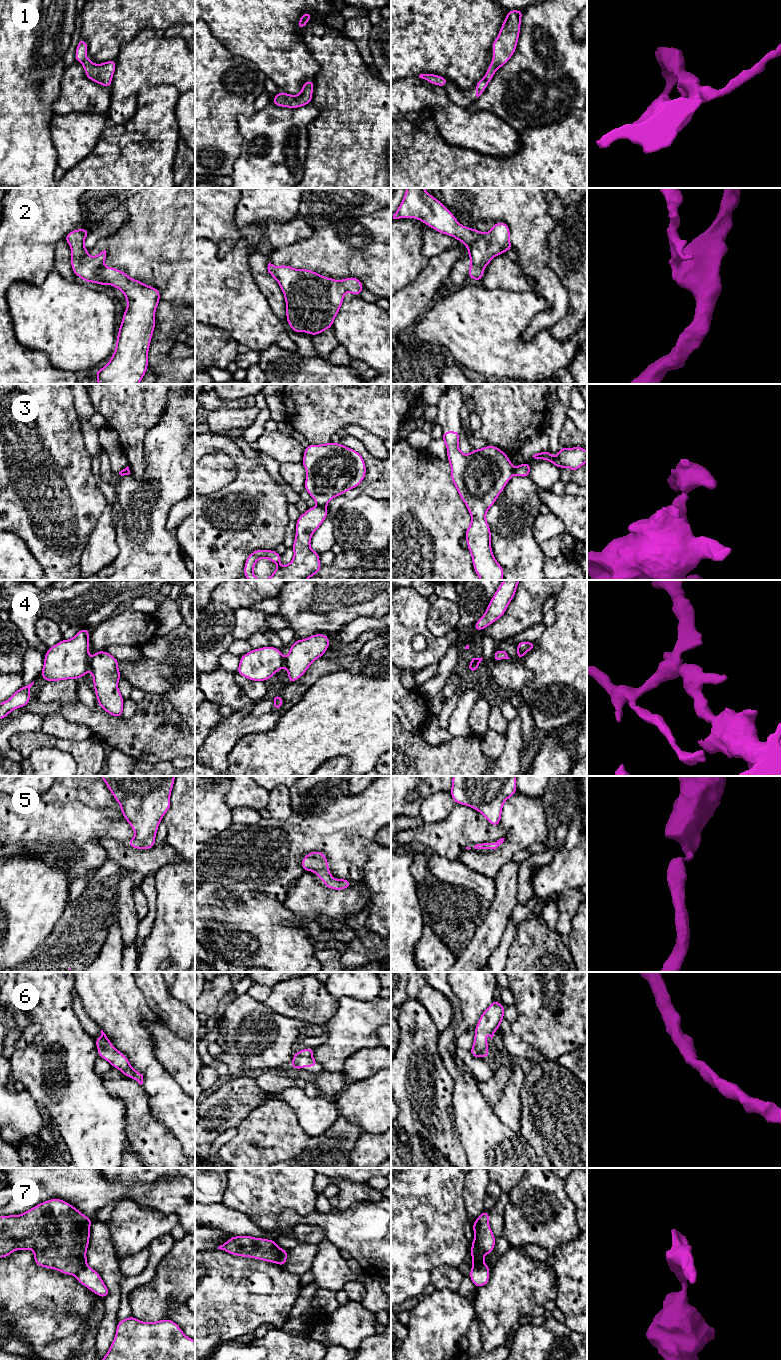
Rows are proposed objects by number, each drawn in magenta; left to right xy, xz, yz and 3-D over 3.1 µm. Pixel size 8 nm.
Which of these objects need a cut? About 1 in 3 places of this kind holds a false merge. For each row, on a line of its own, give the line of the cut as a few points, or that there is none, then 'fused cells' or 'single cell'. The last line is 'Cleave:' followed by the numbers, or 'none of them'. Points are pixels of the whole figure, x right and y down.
1: cut none; single cell
2: cut none; single cell
3: cut xz (318, 504), (325, 507); fused cells
4: cut xy (90, 660), (88, 668); fused cells
5: cut none; single cell
6: cut none; single cell
7: cut xz (280, 1248), (280, 1257), (277, 1263); fused cells
Cleave: 3, 4, 7

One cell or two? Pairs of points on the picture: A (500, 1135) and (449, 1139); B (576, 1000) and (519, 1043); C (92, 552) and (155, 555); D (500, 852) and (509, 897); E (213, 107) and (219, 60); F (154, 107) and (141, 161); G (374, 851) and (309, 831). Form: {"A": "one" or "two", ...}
{"A": "two", "B": "two", "C": "two", "D": "two", "E": "one", "F": "one", "G": "two"}

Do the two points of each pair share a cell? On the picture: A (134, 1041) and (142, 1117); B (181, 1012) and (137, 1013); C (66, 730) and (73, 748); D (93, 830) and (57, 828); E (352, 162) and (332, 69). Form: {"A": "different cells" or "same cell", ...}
{"A": "different cells", "B": "different cells", "C": "different cells", "D": "same cell", "E": "same cell"}

